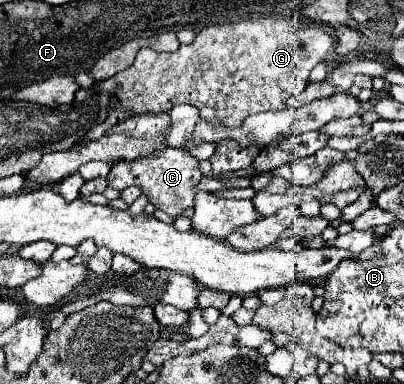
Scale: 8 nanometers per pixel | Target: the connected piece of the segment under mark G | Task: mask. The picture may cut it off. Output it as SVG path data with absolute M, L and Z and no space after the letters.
M261 17L203 27L191 45L181 45L175 53L141 49L129 69L97 85L99 91L111 93L111 109L107 121L87 133L83 141L101 137L131 115L169 111L179 103L191 103L209 123L239 127L253 113L283 109L287 97L299 95L307 87L311 69L325 59L333 45L331 35L319 25L299 23L293 17Z

